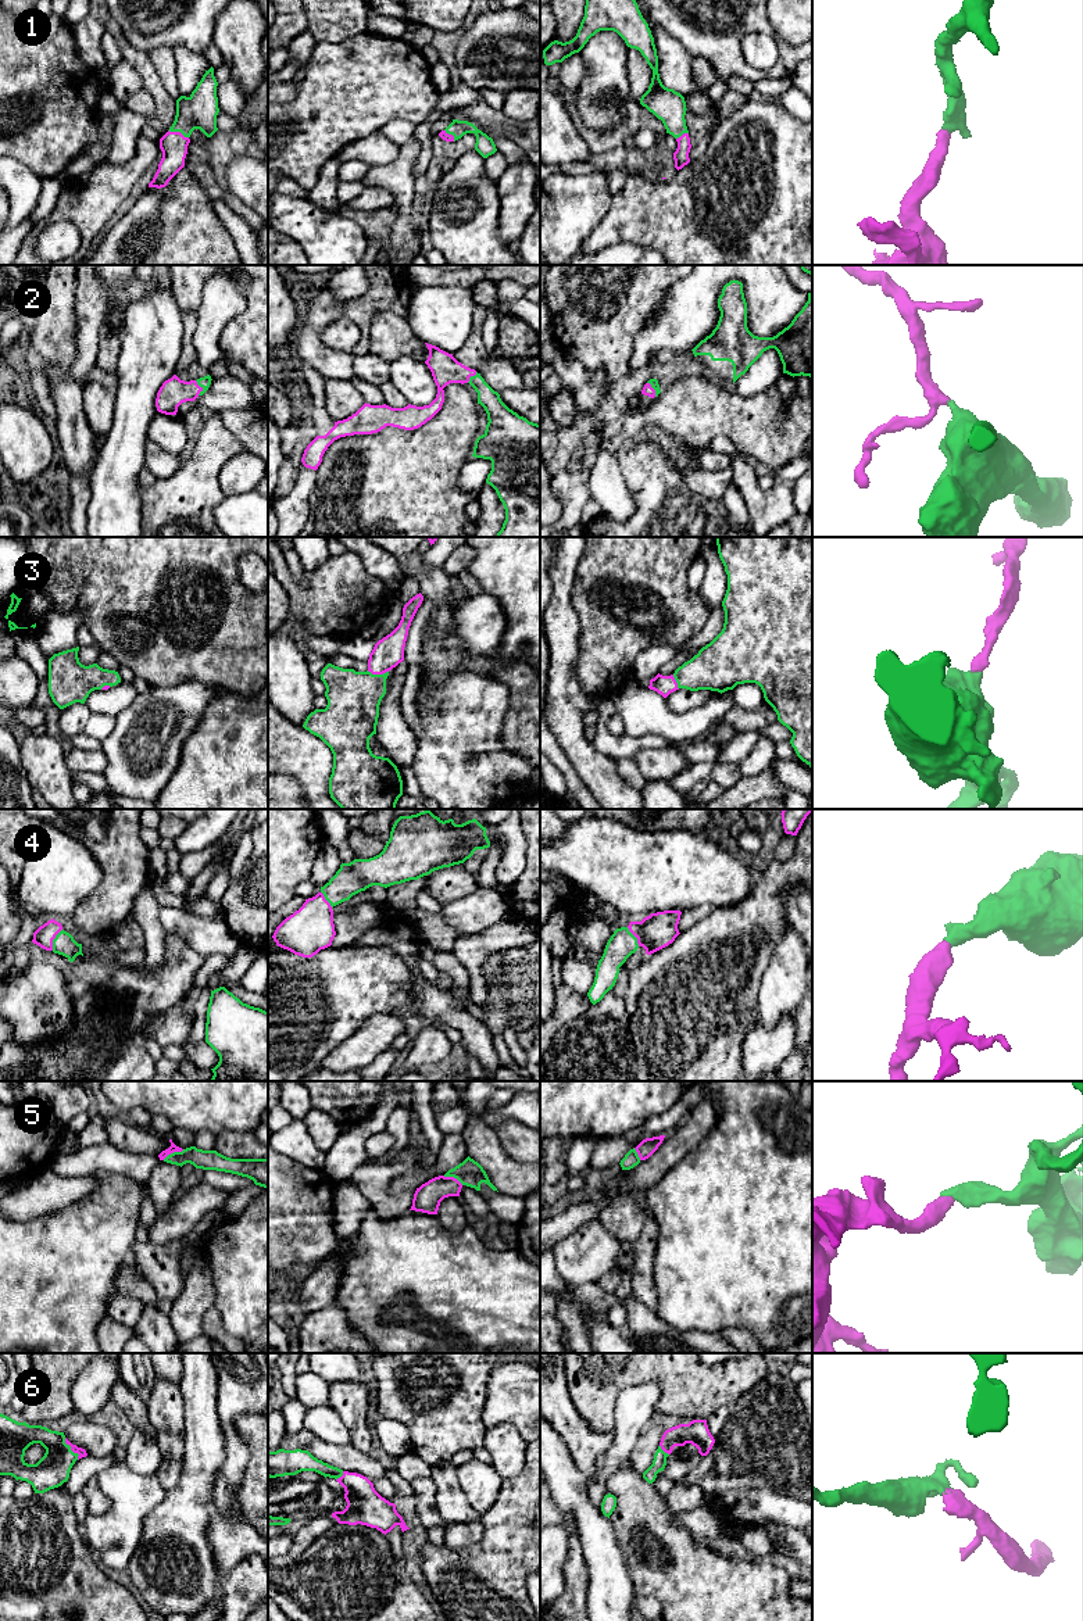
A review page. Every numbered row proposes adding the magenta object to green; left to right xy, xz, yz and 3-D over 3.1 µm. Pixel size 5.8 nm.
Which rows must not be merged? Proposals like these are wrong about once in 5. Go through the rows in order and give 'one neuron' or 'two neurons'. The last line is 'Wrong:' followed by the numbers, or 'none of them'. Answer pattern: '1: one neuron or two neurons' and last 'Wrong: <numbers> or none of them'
1: one neuron
2: one neuron
3: one neuron
4: one neuron
5: one neuron
6: one neuron
Wrong: none of them

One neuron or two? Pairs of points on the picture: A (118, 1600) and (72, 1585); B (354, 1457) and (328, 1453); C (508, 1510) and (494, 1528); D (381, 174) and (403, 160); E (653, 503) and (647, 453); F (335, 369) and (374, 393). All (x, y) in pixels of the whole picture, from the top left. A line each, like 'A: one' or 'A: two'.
A: one
B: one
C: one
D: one
E: one
F: two

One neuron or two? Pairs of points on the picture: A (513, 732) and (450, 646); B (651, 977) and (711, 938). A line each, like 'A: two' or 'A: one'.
A: one
B: one

